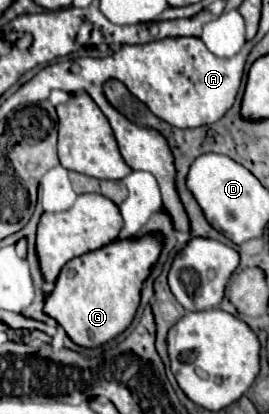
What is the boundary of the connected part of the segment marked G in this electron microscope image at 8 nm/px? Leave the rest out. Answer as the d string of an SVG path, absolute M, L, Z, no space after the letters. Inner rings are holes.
M148 234L138 240L114 240L100 250L70 260L62 268L54 290L46 296L44 314L54 318L68 338L82 348L98 348L110 342L130 326L140 304L142 282L158 260L160 248L162 236Z

